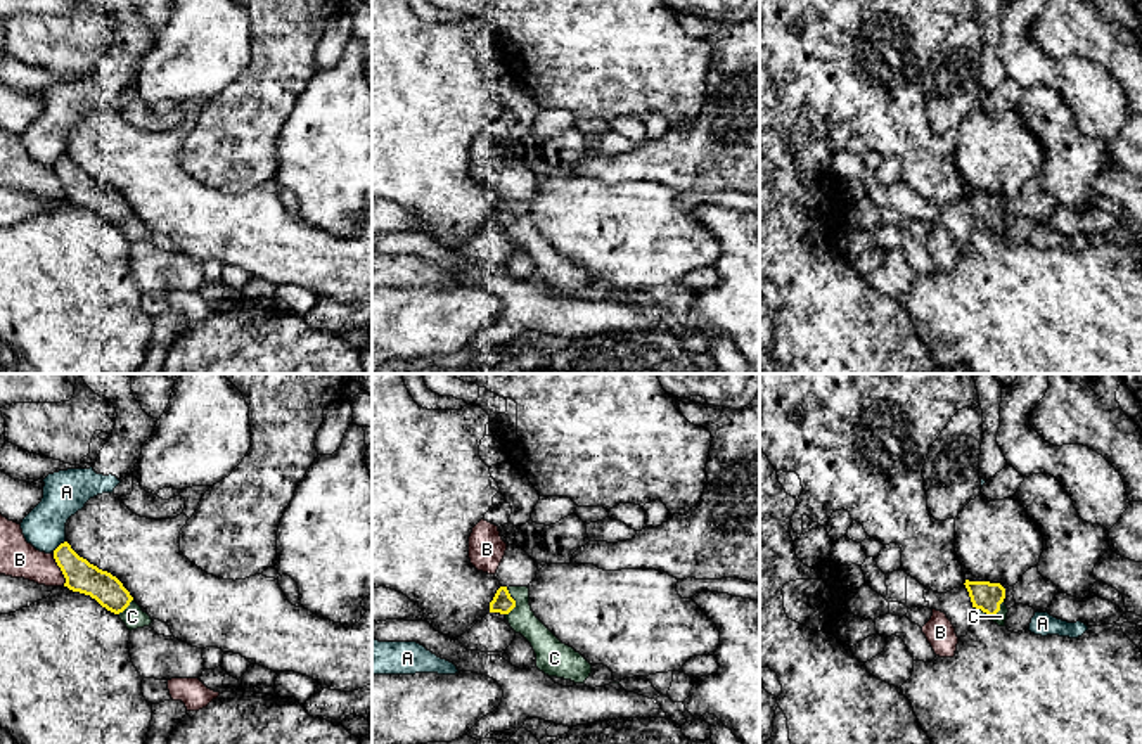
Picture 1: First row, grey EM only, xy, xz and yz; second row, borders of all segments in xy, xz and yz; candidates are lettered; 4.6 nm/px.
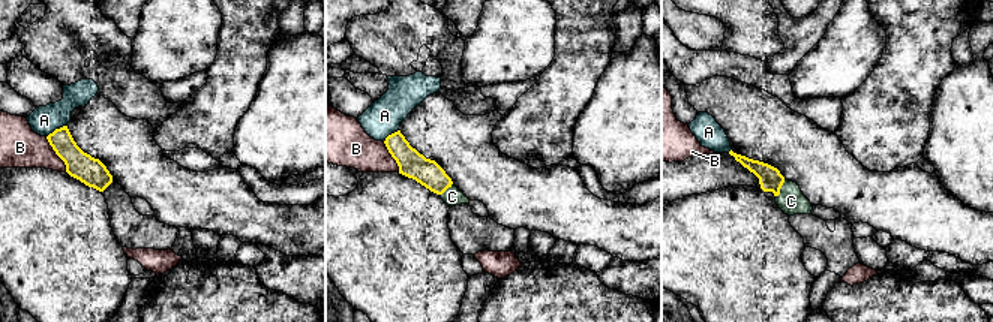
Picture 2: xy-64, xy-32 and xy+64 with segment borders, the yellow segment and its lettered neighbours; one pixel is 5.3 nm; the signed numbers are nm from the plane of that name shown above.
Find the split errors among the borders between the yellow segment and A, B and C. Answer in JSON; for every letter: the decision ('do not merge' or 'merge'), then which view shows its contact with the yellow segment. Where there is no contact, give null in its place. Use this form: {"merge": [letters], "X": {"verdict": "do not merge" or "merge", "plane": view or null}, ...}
{"merge": ["C"], "A": {"verdict": "do not merge", "plane": "xy"}, "B": {"verdict": "do not merge", "plane": "xy"}, "C": {"verdict": "merge", "plane": "yz"}}

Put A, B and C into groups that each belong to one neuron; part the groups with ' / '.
A / B / C

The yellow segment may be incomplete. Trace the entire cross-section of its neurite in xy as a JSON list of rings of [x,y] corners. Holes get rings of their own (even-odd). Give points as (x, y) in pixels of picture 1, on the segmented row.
[[[67,542],[54,550],[54,559],[66,578],[64,587],[95,599],[102,607],[118,614],[130,632],[151,626],[151,616],[142,611],[123,583],[80,557]]]

